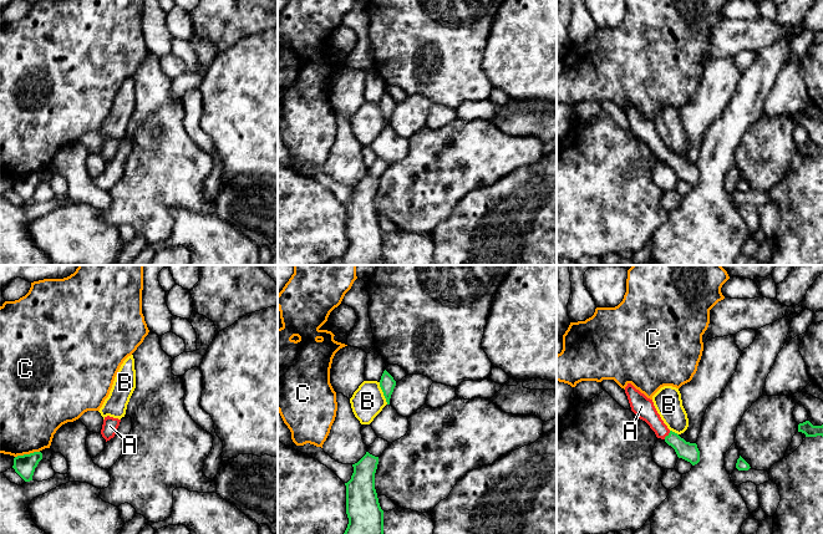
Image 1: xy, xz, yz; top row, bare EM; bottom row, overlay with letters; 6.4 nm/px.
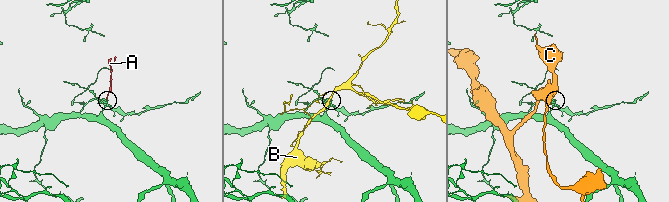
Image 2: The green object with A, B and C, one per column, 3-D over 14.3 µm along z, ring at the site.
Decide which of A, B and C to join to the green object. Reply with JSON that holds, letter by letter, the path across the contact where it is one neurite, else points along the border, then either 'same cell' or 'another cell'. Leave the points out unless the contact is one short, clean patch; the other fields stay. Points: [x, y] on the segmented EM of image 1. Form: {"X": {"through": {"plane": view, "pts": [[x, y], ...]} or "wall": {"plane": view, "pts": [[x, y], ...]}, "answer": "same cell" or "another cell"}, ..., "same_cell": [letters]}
{"A": {"through": {"plane": "yz", "pts": [[687, 451], [669, 435], [643, 407]]}, "answer": "same cell"}, "B": {"answer": "another cell"}, "C": {"answer": "another cell"}, "same_cell": ["A"]}

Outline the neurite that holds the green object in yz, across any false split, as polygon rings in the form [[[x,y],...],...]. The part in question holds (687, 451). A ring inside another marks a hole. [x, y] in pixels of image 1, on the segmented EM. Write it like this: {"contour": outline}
{"contour": [[[631,383],[625,387],[631,411],[655,432],[657,438],[671,446],[677,457],[690,462],[692,466],[700,462],[700,451],[696,443],[686,442],[677,433],[670,431],[657,413],[652,400],[636,390]]]}

